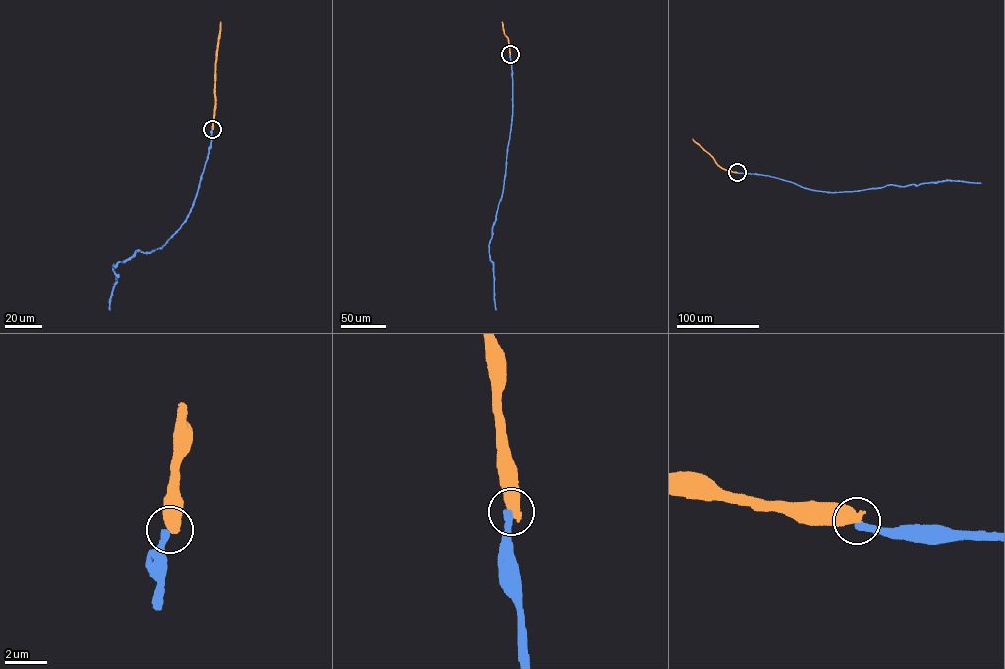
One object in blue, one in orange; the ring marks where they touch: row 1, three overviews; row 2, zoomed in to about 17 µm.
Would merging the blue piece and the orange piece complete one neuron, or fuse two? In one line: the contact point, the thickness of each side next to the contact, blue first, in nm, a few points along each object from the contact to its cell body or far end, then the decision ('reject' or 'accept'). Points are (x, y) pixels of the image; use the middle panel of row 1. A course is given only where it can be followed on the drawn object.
(510, 54) | 320/600 nm | blue via (510, 54), (511, 125), (503, 188), (489, 247), (496, 310) | orange via (510, 54), (502, 22) | reject

